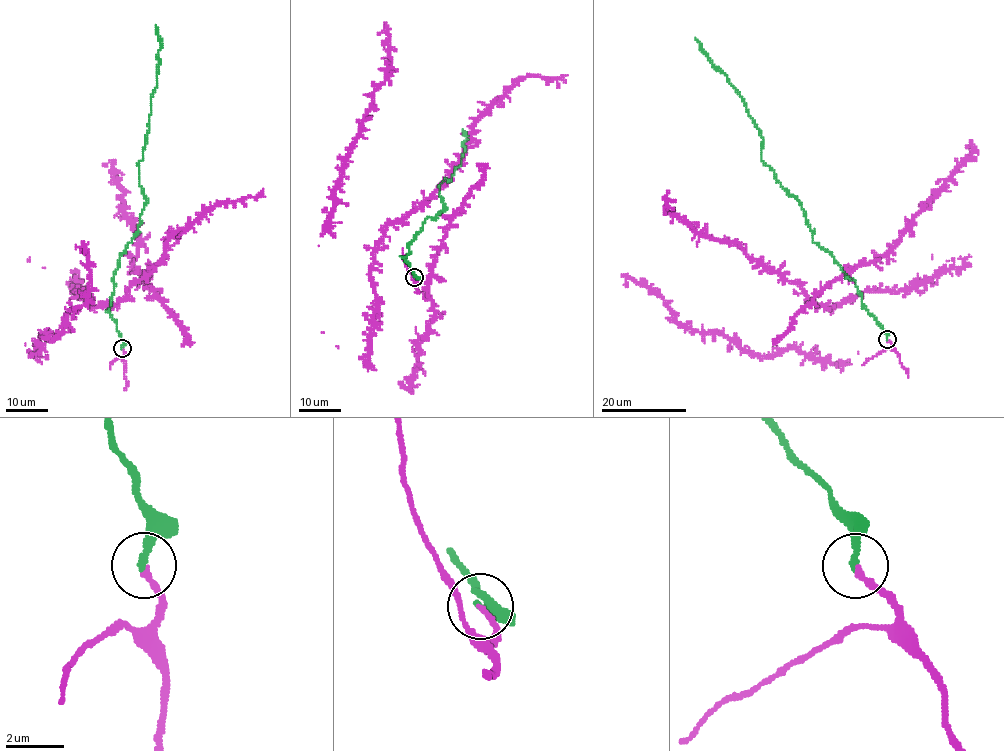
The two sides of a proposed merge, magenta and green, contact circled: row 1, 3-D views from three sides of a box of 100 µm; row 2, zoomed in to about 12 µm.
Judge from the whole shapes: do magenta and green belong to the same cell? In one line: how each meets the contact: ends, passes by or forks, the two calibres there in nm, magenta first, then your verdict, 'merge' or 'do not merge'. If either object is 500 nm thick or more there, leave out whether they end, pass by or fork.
magenta ends; green ends; calibres 200 and 240 nm; merge

